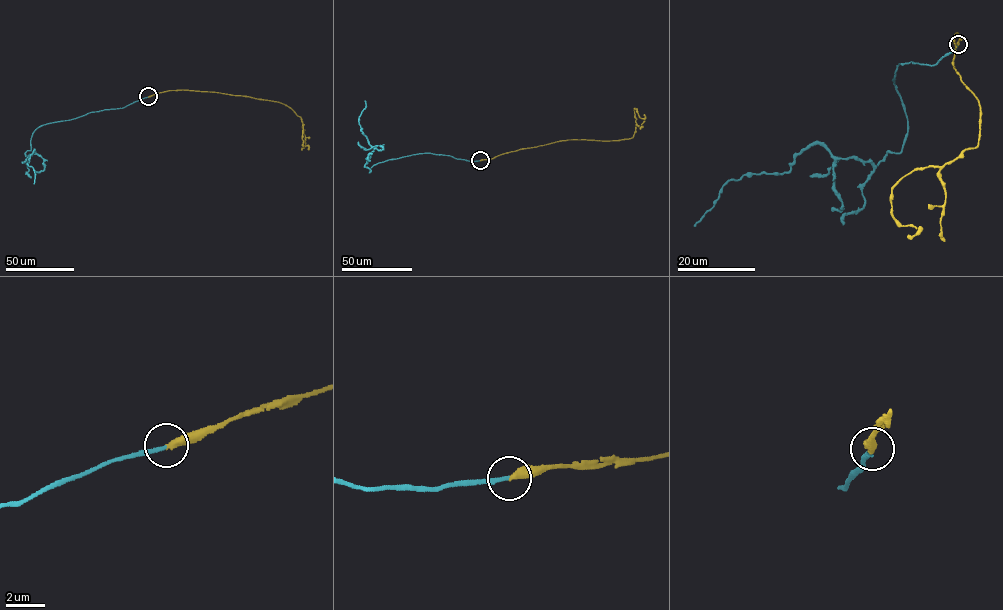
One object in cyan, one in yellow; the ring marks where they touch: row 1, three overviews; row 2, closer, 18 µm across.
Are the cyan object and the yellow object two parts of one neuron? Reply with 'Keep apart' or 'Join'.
Join

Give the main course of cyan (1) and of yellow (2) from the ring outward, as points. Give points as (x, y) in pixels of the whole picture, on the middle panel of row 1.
1: (480, 160), (419, 153), (376, 164), (370, 173), (365, 164), (373, 147), (358, 120), (365, 100)
2: (480, 160), (562, 140), (628, 139), (635, 129), (634, 108), (641, 118), (645, 117), (643, 114)

